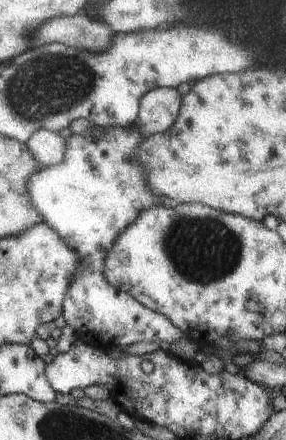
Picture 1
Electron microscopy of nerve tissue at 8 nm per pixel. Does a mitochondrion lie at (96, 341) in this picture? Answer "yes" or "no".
no

